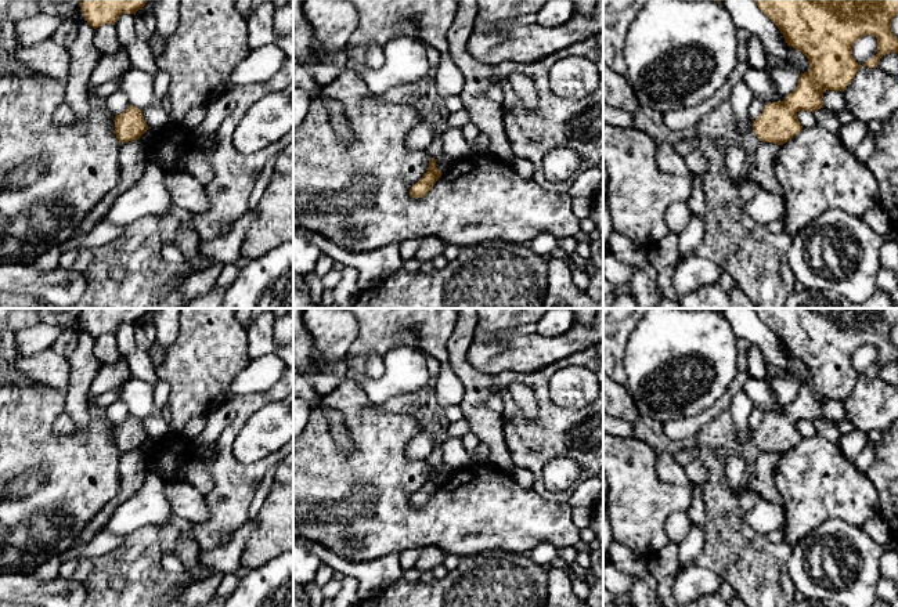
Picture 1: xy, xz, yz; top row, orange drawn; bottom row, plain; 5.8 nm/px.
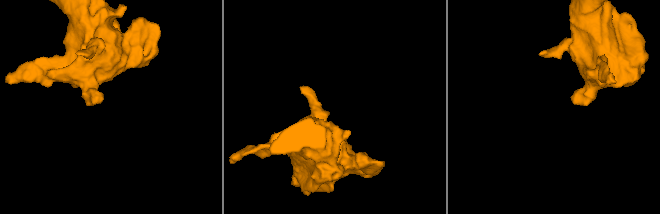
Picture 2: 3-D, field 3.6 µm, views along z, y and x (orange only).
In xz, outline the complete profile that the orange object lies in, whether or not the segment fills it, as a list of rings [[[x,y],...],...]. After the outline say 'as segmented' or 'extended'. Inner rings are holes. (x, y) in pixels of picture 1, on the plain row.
[[[430,467],[428,481],[416,494],[411,496],[410,505],[415,509],[423,507],[441,487],[441,484],[443,483],[436,477],[434,467]]] | as segmented

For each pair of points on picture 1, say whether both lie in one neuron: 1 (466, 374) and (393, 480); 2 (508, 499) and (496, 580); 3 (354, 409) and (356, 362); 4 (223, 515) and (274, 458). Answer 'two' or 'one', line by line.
1: two
2: two
3: two
4: one

